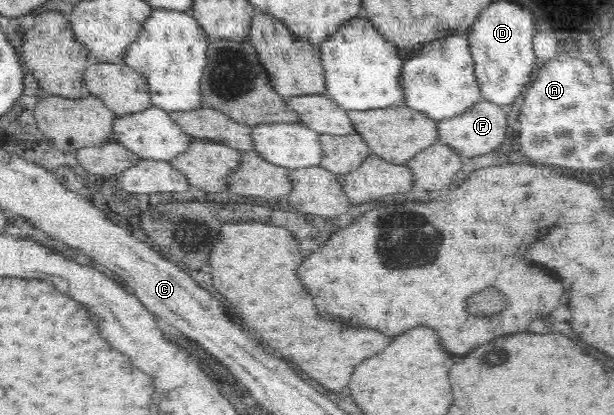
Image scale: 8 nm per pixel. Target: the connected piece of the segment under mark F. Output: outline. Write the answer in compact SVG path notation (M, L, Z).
M483 99L469 107L461 115L439 120L437 132L439 132L441 143L451 145L455 151L459 151L465 157L487 155L487 153L495 151L501 143L505 143L505 135L507 135L507 109Z

